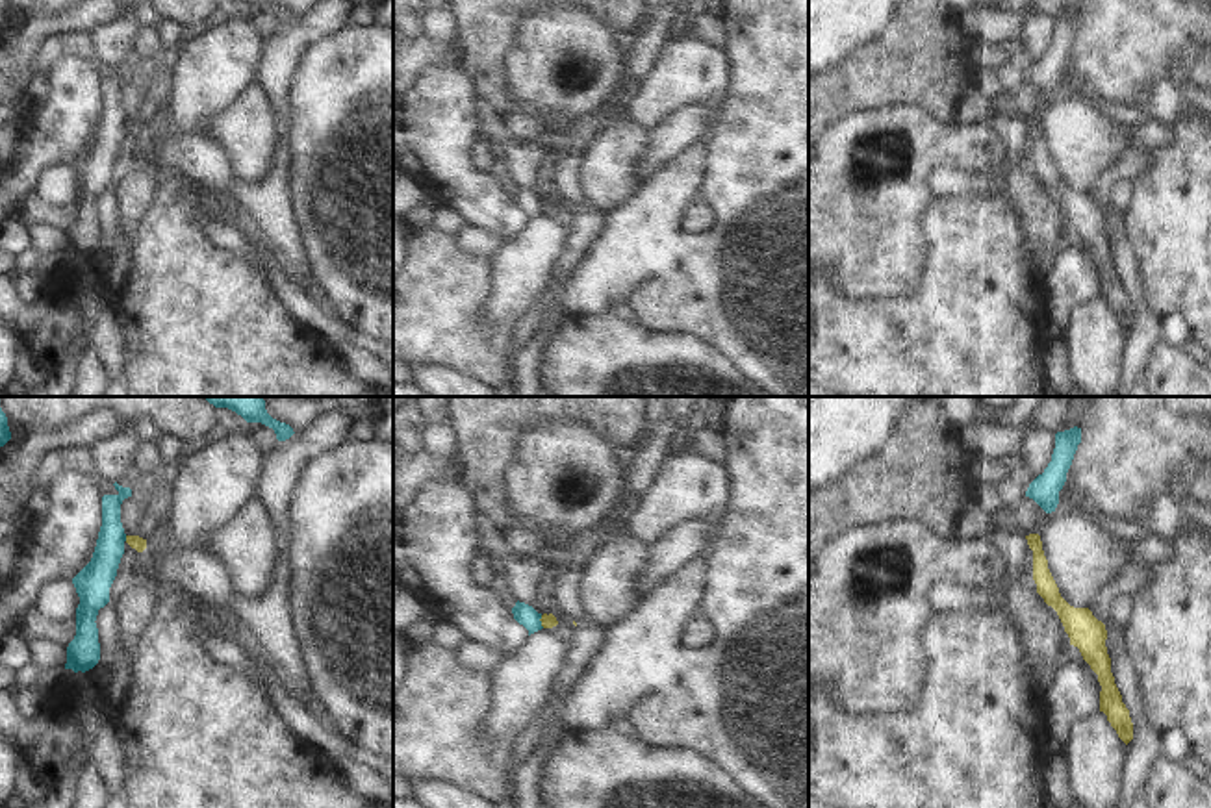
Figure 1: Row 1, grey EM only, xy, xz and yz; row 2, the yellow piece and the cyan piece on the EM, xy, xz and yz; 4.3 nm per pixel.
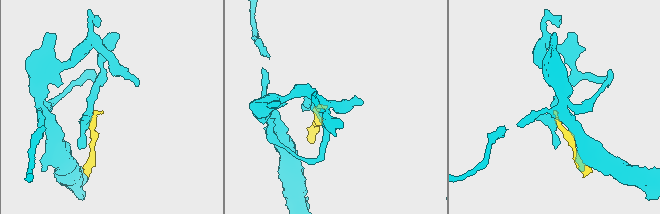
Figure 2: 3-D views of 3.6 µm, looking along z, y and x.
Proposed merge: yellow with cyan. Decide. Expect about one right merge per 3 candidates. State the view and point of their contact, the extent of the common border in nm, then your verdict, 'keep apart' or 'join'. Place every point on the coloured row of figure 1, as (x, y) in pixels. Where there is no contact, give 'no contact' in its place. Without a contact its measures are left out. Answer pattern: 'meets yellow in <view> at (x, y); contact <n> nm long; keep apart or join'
meets yellow in xy at (127, 538); contact 30 nm long; keep apart

